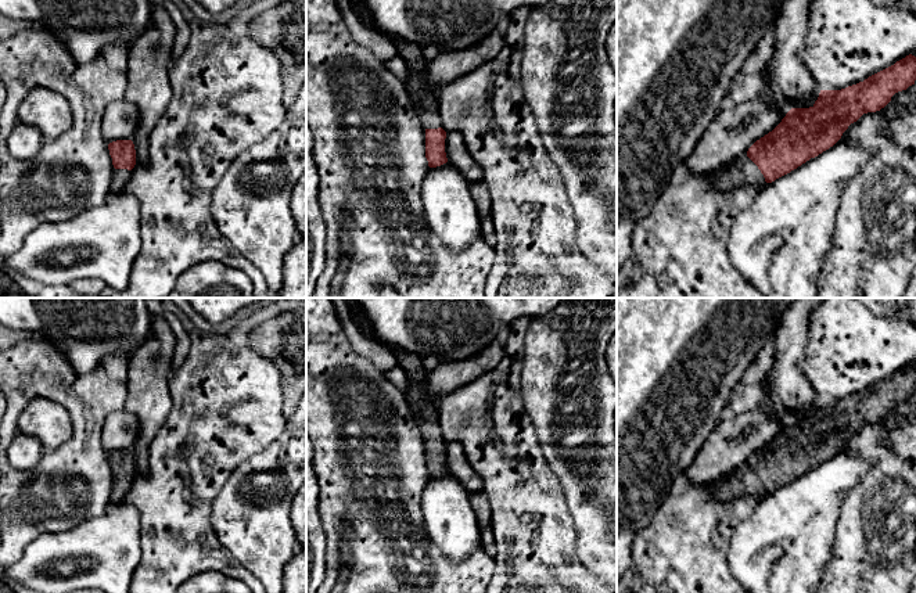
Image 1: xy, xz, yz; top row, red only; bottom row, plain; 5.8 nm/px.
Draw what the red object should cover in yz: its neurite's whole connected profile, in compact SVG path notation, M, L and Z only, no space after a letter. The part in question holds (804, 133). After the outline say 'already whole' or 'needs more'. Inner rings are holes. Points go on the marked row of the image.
M909 54L863 82L841 90L820 90L812 107L791 108L772 132L748 148L744 157L705 176L716 190L732 190L744 184L764 187L833 147L851 123L863 114L884 108L895 93L906 90L915 80L916 57Z; needs more

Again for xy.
M132 140L112 141L108 144L108 150L115 168L111 191L118 193L132 176L132 169L136 165L136 150Z; needs more

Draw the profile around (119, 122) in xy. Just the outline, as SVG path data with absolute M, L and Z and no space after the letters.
M126 100L112 101L104 111L101 132L109 144L116 140L133 140L137 130L137 108Z

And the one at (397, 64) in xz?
M399 54L388 60L385 65L396 75L396 78L399 78L405 83L407 82L409 69Z

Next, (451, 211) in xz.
M450 162L428 169L423 205L431 230L453 255L479 238L481 219L470 183Z

